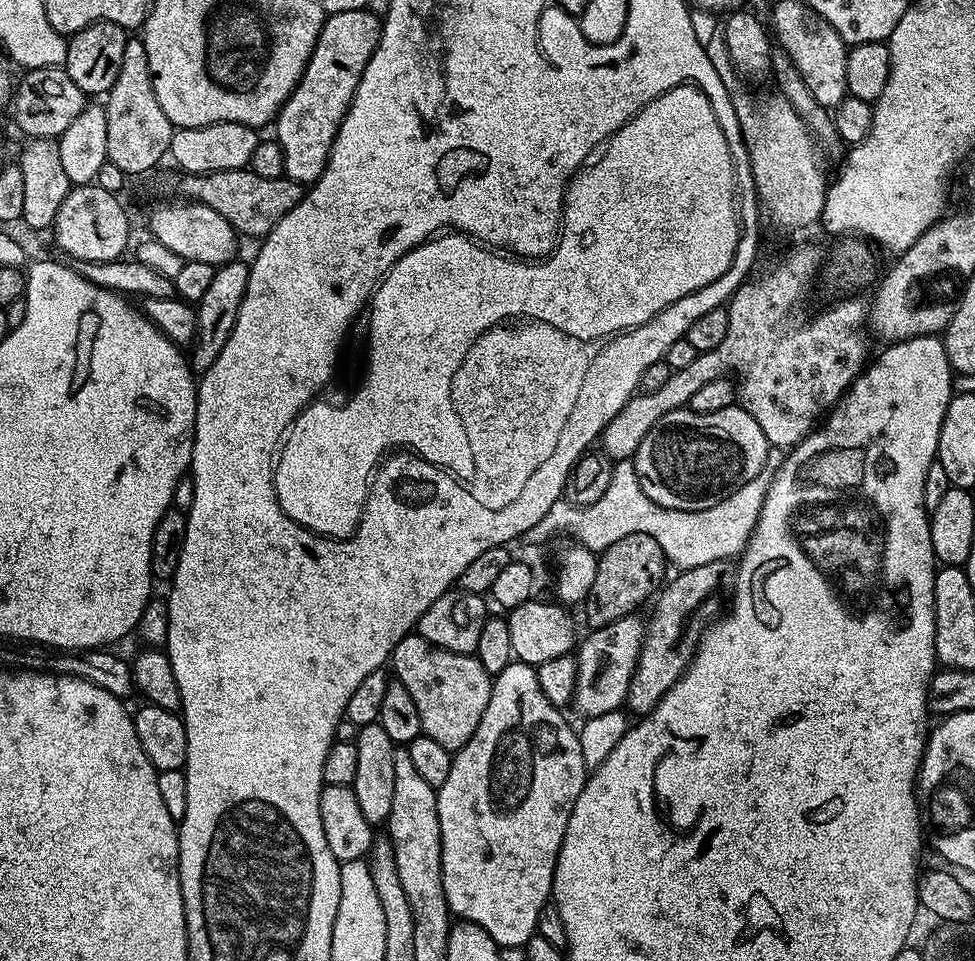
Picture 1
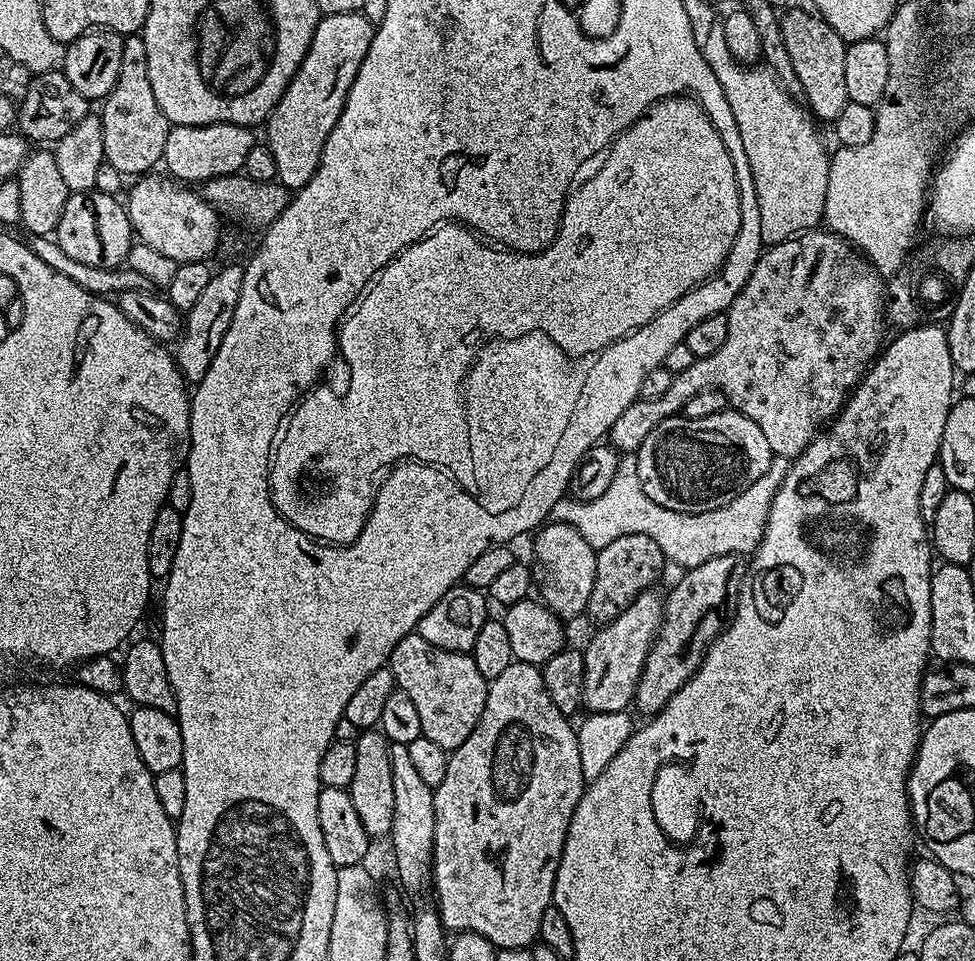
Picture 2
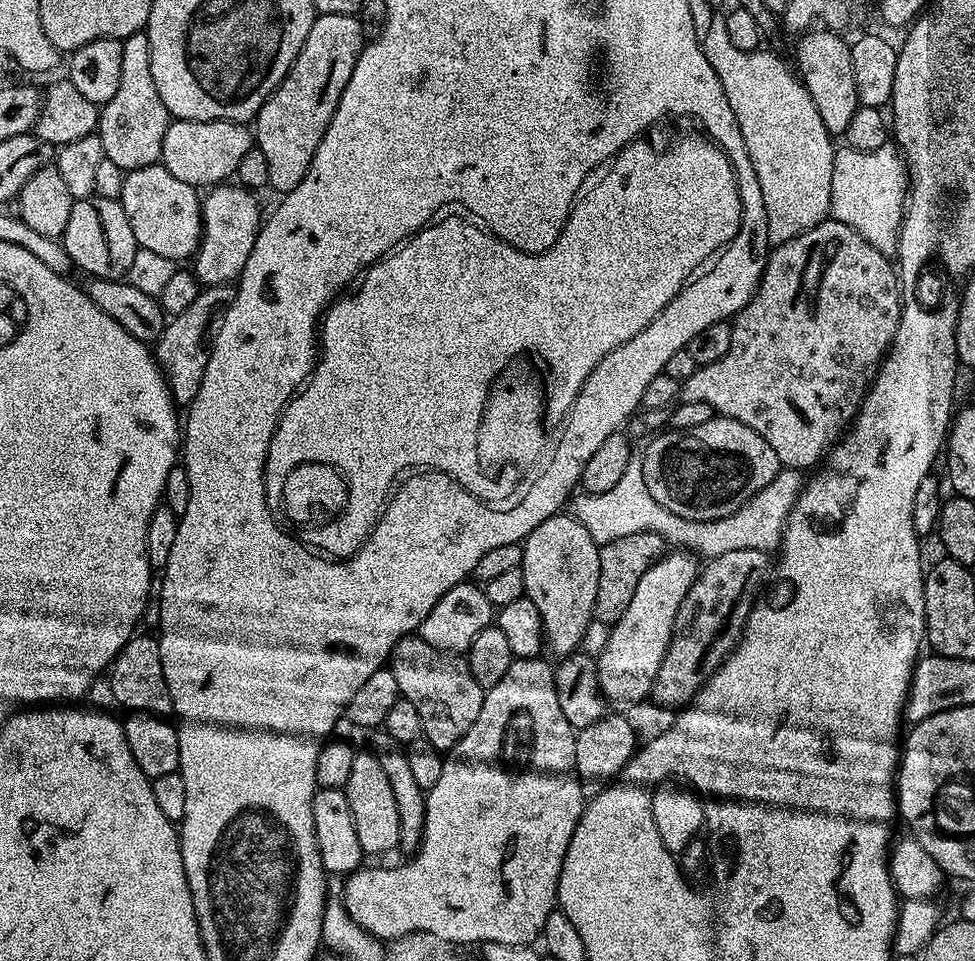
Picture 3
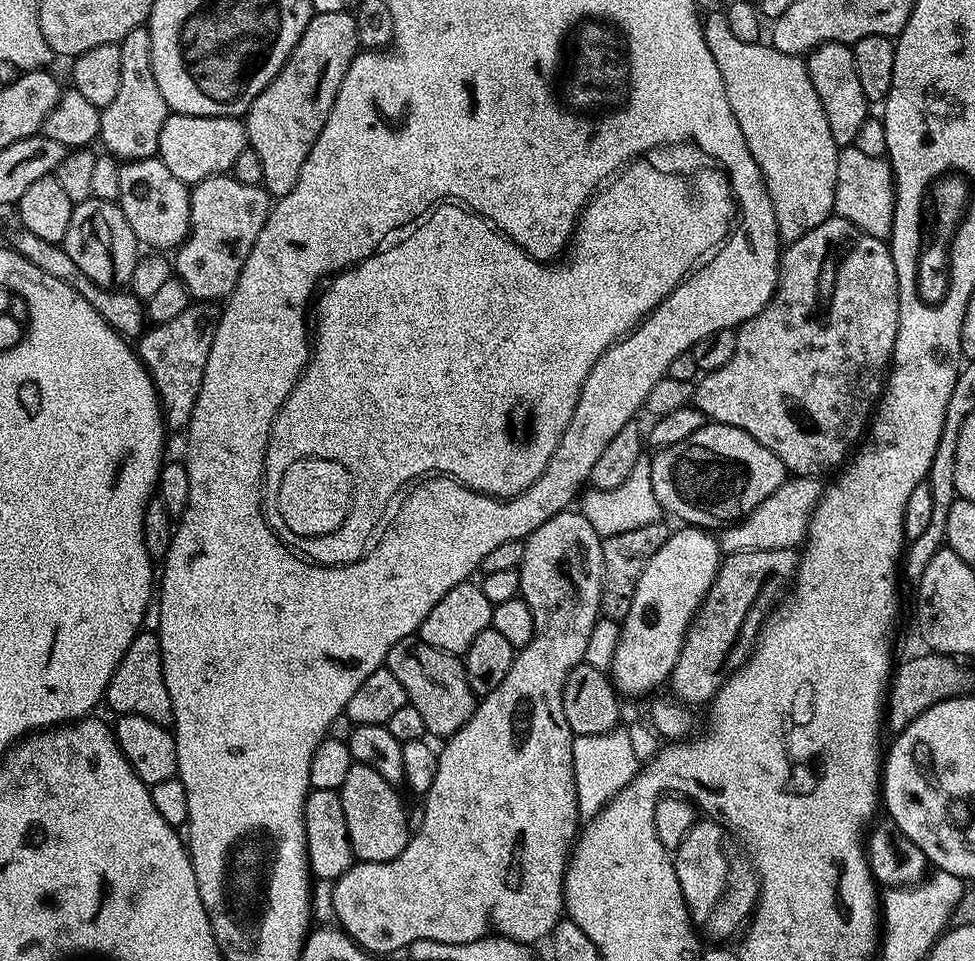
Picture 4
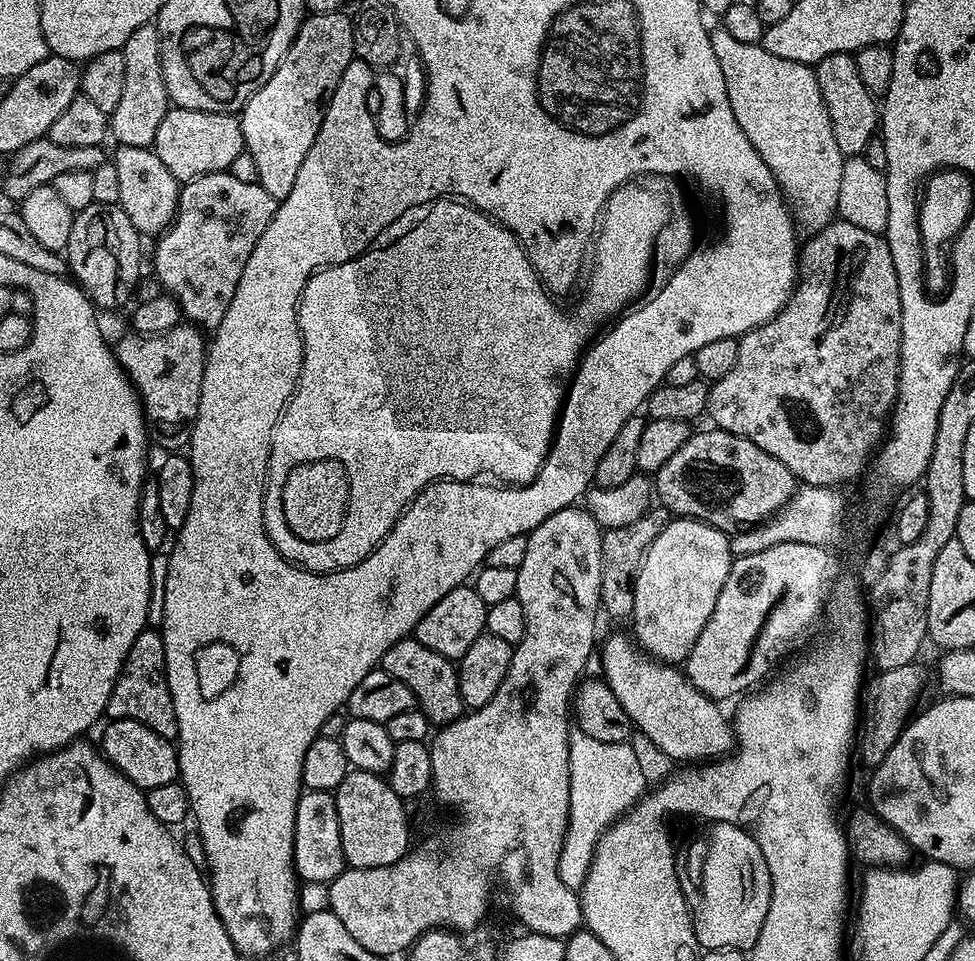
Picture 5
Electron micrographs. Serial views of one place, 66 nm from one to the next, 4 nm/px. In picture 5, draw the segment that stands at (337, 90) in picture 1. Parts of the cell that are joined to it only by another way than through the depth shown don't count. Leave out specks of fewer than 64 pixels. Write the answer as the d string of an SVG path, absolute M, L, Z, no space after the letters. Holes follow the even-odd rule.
M343 11L330 14L309 15L303 21L294 38L294 42L286 50L282 62L270 74L268 81L246 101L238 119L244 135L244 147L254 154L254 162L258 165L258 184L270 198L277 202L284 200L290 190L294 190L294 182L298 179L298 169L306 162L306 154L310 154L310 146L314 146L314 138L318 138L318 130L322 126L324 109L334 94L342 74L346 74L346 66L354 59L354 34L352 33L352 16Z

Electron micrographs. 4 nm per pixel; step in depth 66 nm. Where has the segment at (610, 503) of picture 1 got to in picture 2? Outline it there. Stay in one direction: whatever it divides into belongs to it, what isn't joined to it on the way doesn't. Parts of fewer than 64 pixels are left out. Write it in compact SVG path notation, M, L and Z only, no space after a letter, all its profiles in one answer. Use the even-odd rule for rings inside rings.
M624 454L618 462L618 474L614 474L610 487L601 496L583 502L575 498L559 500L551 519L555 523L577 528L588 545L597 550L610 546L610 542L614 542L614 538L622 538L622 534L646 534L646 538L654 538L654 542L658 542L658 550L662 550L665 561L672 563L673 560L680 570L687 570L698 567L702 562L710 562L710 558L755 553L760 547L770 506L777 488L784 481L785 471L785 461L773 459L770 470L766 470L758 482L746 486L734 502L718 510L675 512L666 510L666 506L658 506L654 498L646 498L633 457Z

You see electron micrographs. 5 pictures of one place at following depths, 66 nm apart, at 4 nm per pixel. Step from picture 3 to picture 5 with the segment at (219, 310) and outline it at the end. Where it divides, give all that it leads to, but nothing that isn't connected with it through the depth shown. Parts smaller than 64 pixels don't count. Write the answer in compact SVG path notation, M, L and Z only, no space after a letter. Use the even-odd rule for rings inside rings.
M182 322L157 336L127 335L114 344L114 351L117 362L123 366L140 397L151 443L168 448L164 450L183 449L189 443L192 424L198 414L198 398L202 398L205 333L191 323Z

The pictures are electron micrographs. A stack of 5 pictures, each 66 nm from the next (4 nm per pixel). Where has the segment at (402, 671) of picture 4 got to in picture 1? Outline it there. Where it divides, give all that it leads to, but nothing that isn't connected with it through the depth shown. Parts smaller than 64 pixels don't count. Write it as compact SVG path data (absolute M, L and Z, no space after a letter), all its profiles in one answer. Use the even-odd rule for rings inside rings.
M419 634L400 636L390 657L390 668L396 671L395 679L406 686L406 694L418 706L420 731L434 738L438 746L446 746L450 753L457 753L478 730L482 714L490 702L493 677L481 666L475 655L463 656L426 642Z

